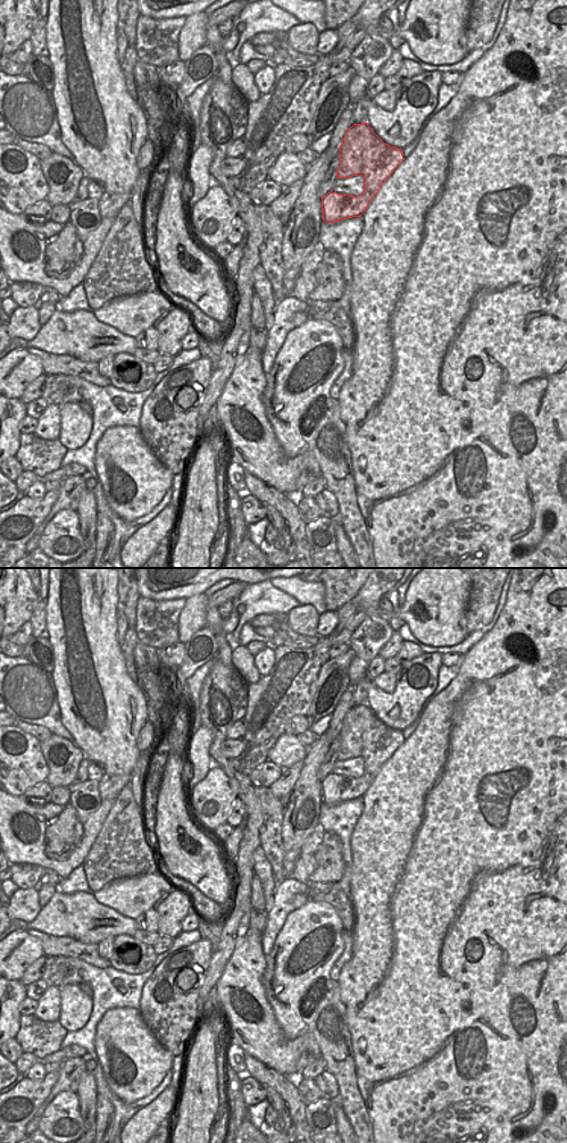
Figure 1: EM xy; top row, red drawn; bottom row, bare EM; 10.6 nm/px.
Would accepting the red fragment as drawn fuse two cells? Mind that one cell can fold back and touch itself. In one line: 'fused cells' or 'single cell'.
fused cells

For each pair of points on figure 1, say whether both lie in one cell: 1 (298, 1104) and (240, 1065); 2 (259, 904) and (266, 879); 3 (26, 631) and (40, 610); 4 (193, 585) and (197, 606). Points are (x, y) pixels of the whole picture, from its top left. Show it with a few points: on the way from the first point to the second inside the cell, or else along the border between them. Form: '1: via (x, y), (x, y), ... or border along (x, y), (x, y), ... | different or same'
1: border along (244, 1053), (244, 1066), (247, 1068) | different
2: border along (255, 875), (259, 881), (264, 907), (267, 910) | different
3: border along (28, 620), (33, 635) | different
4: border along (203, 593), (198, 593), (186, 599) | different

